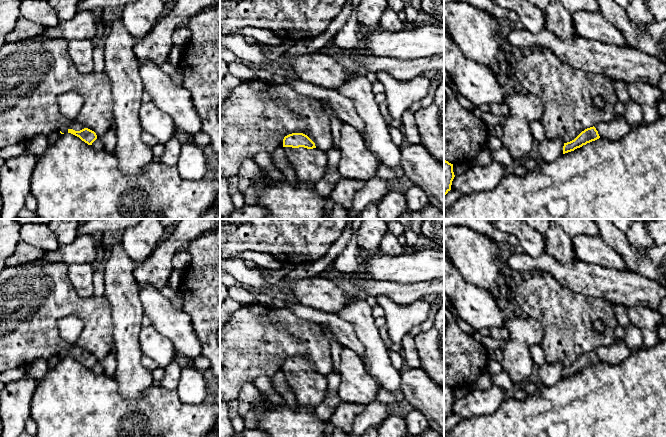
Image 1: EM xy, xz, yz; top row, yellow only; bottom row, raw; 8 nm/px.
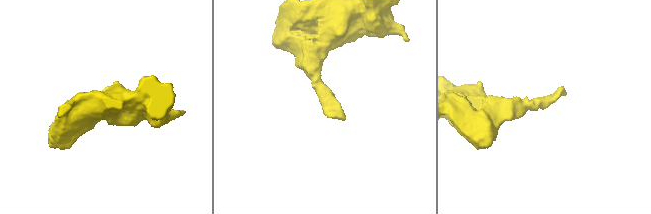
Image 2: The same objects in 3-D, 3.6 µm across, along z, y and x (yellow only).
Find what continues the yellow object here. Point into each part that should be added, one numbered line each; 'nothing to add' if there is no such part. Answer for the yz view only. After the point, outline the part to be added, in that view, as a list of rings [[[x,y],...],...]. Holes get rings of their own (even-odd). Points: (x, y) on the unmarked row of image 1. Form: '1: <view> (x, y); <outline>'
1: yz (616, 353); [[[616,337],[610,346],[600,346],[594,351],[601,362],[605,362],[609,365],[622,363],[633,352],[625,341],[621,341]]]

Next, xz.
1: xz (309, 388); [[[284,371],[284,373],[300,405],[315,408],[324,402],[327,392],[326,376],[318,372]]]

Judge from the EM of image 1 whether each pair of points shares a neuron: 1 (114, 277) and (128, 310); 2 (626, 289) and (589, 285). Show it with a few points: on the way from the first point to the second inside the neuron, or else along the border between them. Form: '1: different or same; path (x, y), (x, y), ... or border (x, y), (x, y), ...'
1: same; path (120, 285), (124, 302)
2: same; path (617, 286), (598, 285)

